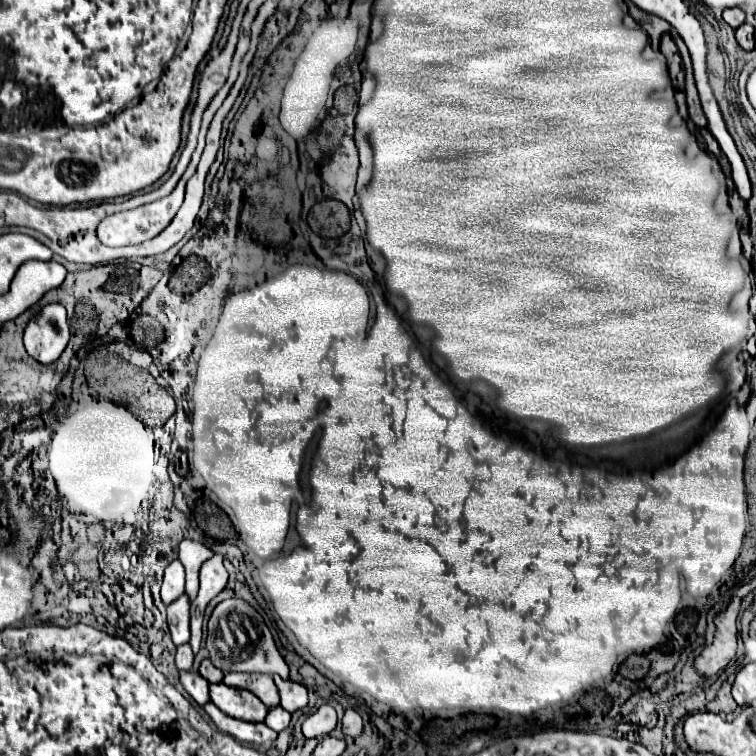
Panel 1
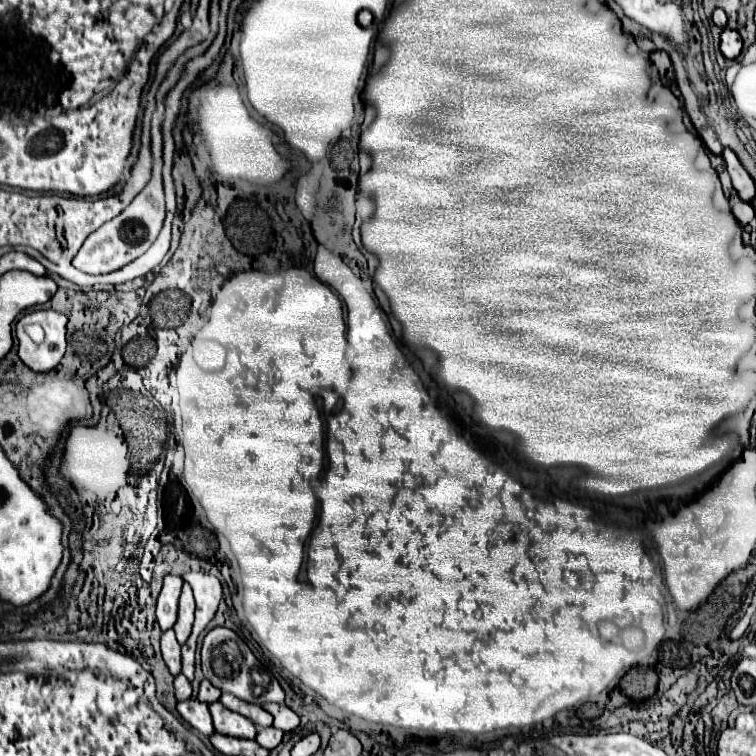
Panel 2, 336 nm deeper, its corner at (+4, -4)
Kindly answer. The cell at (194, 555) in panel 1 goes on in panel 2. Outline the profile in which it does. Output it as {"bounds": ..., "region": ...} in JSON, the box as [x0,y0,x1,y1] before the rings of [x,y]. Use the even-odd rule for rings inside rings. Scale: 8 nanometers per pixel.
{"bounds":[174,583,194,643],"region":[[[184,583],[182,587],[182,595],[180,595],[180,605],[178,605],[178,621],[174,625],[176,631],[176,639],[180,643],[184,643],[192,631],[192,623],[194,623],[194,595],[188,583]]]}

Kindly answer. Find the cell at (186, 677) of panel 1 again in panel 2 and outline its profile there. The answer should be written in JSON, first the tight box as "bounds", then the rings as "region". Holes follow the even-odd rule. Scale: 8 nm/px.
{"bounds":[178,697,214,737],"region":[[[190,697],[188,701],[180,701],[180,703],[178,703],[178,713],[180,713],[194,729],[198,729],[202,735],[208,737],[208,735],[214,731],[208,705],[202,703],[202,701],[198,701],[196,697]]]}

